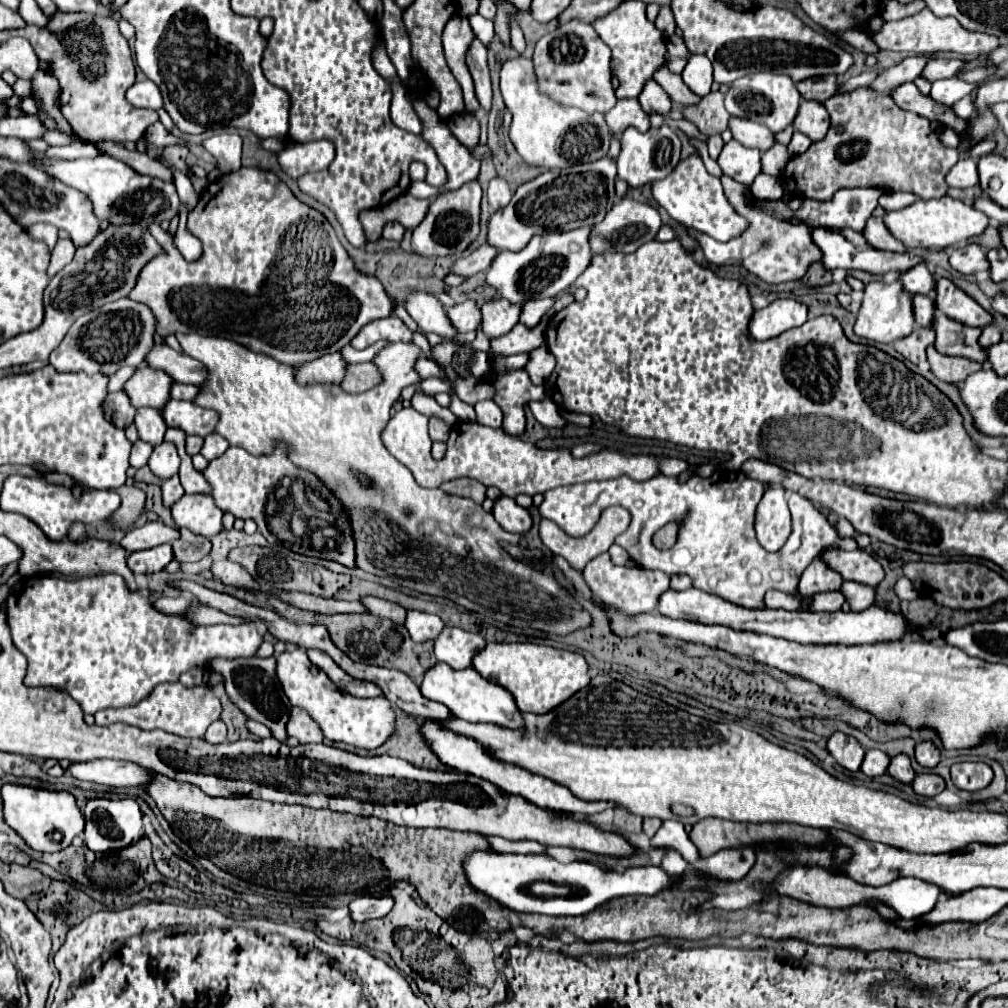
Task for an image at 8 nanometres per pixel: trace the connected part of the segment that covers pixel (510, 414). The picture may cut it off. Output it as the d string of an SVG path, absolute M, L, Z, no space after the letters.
M511 370L503 376L495 376L493 384L497 388L493 400L503 410L503 430L519 436L525 430L525 402L533 398L545 398L545 388L535 386L525 370Z

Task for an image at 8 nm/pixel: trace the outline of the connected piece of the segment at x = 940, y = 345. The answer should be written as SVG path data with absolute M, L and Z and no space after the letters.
M937 312L933 320L933 330L937 332L935 348L941 354L965 356L981 364L987 360L987 348L979 346L979 334L983 332L981 328L963 326L953 318L947 318L945 314Z

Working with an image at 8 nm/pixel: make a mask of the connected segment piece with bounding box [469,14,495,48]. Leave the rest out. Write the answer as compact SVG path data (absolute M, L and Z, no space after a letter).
M473 14L471 18L471 28L473 28L473 32L475 32L475 36L485 44L485 48L489 48L489 44L491 44L491 38L495 36L495 32L493 32L493 22L489 22L489 20L485 20L483 16L479 16L479 14Z

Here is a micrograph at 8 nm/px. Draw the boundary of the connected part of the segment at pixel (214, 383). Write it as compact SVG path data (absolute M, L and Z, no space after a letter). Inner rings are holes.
M177 334L177 340L187 356L201 360L209 370L207 386L201 388L201 394L197 396L195 404L199 404L201 408L211 408L221 416L215 432L205 438L201 454L207 460L213 460L221 456L229 446L239 446L249 454L267 456L275 452L275 446L279 442L283 442L295 466L303 466L305 470L311 470L317 478L323 478L335 498L339 498L339 502L347 506L345 514L351 524L357 568L375 576L389 578L395 584L403 588L413 588L421 594L449 598L451 602L463 608L471 608L469 612L495 618L497 622L515 628L533 628L547 634L567 636L591 622L591 614L587 614L581 604L575 602L573 594L561 588L555 576L537 572L529 560L519 560L501 546L501 540L519 546L521 536L505 532L495 522L491 512L485 512L479 504L469 498L445 494L441 488L419 488L411 470L403 466L397 458L393 458L389 450L385 450L381 432L383 426L389 422L391 404L399 398L399 392L405 386L421 384L423 380L415 370L415 362L421 356L421 348L417 344L389 344L373 358L379 372L383 374L383 382L363 394L345 394L339 386L299 386L293 380L291 366L281 364L267 354L251 352L249 348L225 338ZM361 476L365 476L369 482L361 482Z

